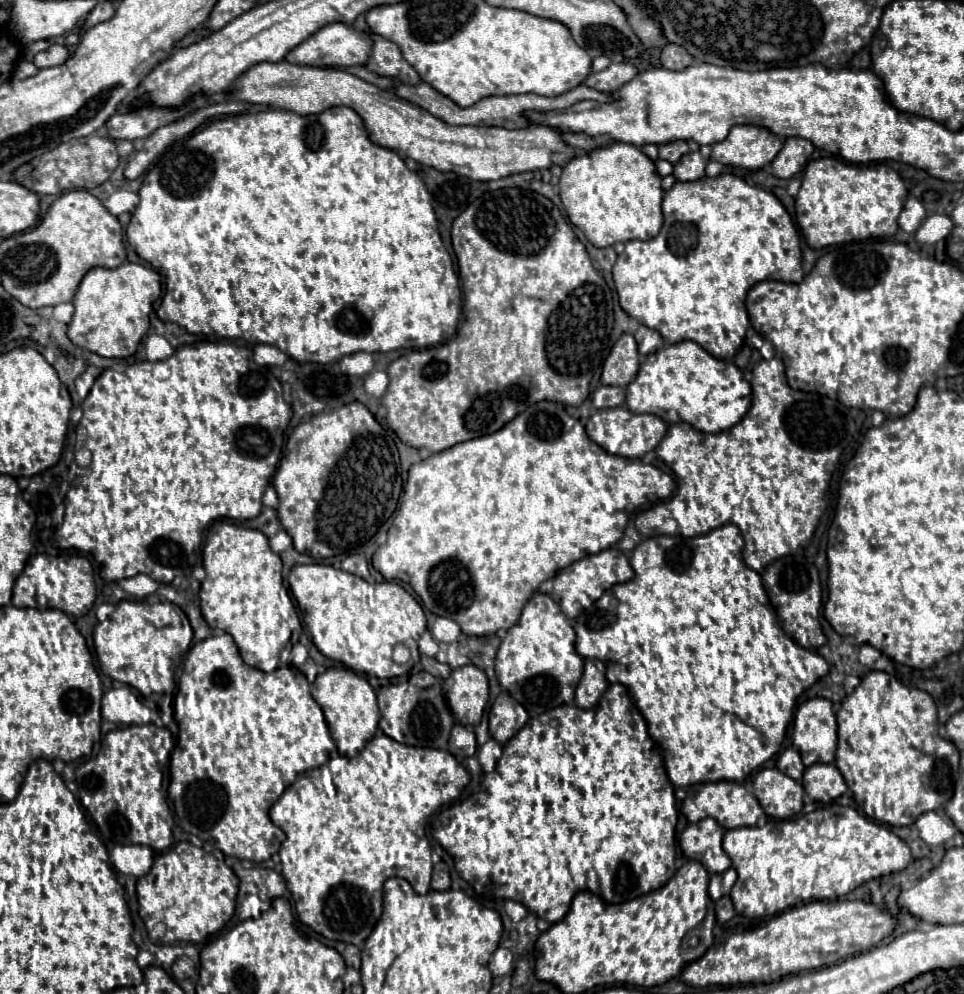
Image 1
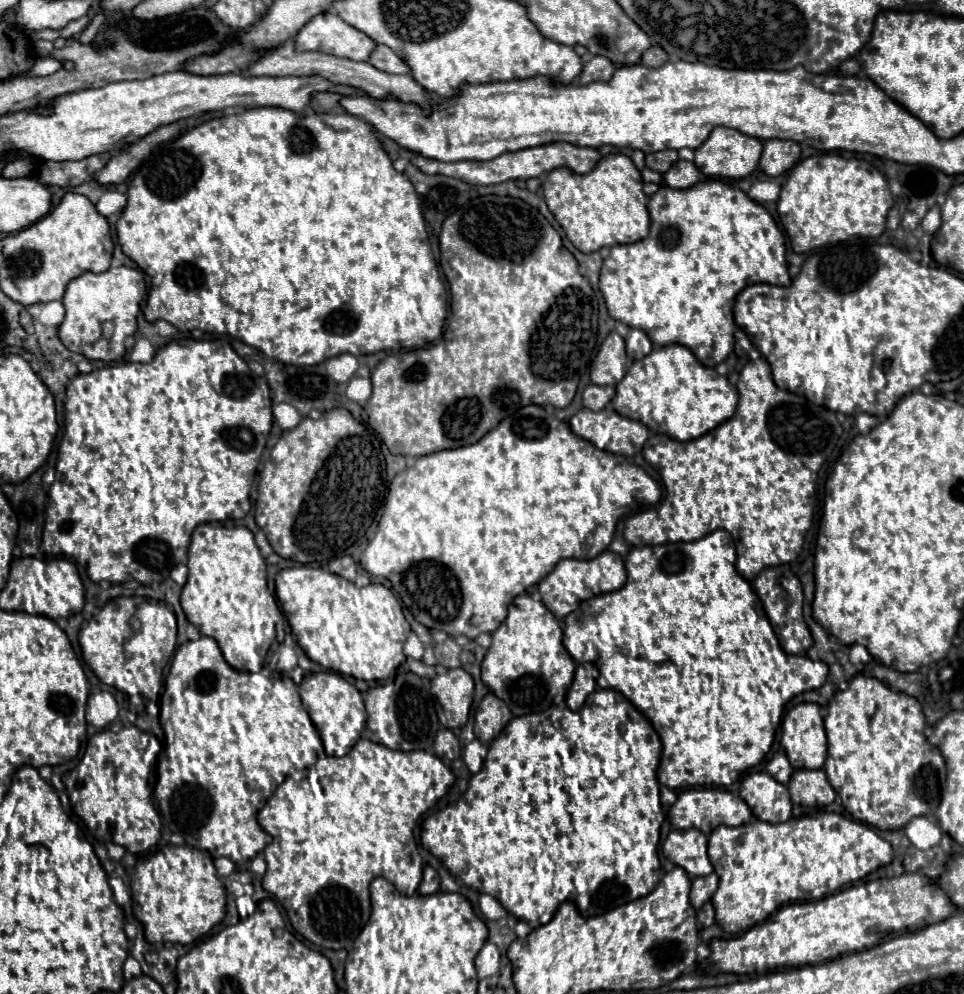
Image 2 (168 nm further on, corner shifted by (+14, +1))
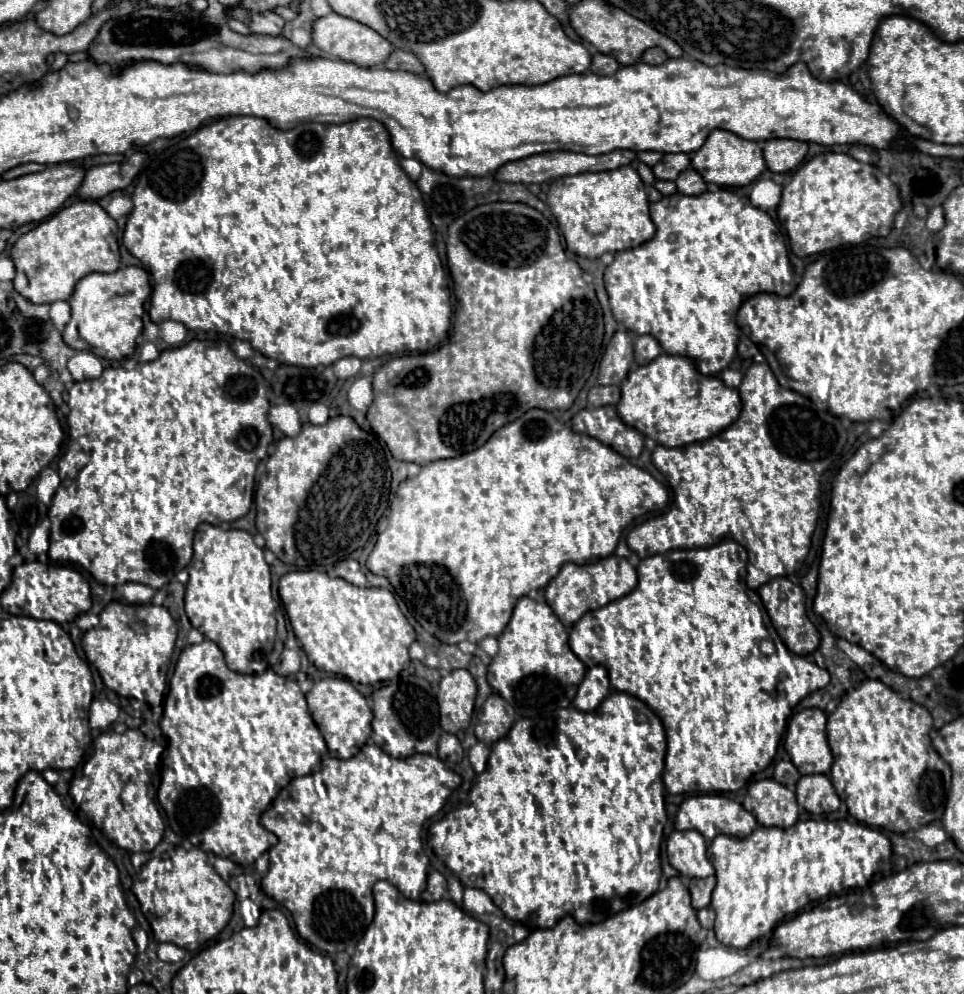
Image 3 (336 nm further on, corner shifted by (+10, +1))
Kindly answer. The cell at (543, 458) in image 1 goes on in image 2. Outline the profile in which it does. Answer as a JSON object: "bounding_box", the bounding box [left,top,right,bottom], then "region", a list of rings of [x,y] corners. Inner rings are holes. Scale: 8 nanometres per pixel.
{"bounding_box":[360,405,662,639],"region":[[[526,405],[512,417],[506,417],[504,421],[500,421],[500,425],[496,429],[492,429],[490,433],[486,433],[478,443],[466,445],[460,449],[444,449],[444,451],[436,451],[436,453],[418,457],[412,467],[400,471],[390,483],[384,513],[378,523],[378,533],[368,543],[366,551],[362,553],[360,565],[374,577],[386,577],[392,583],[392,587],[396,589],[396,593],[400,595],[400,599],[404,601],[404,605],[416,617],[416,621],[420,621],[424,627],[446,631],[452,637],[462,633],[468,639],[476,639],[480,633],[496,631],[498,625],[504,621],[506,609],[512,603],[512,599],[516,595],[524,593],[528,587],[540,583],[556,567],[558,561],[568,559],[568,557],[592,559],[592,557],[600,555],[602,551],[608,549],[614,529],[616,529],[616,523],[628,509],[636,509],[642,505],[652,507],[660,501],[660,497],[662,497],[662,487],[642,467],[622,461],[622,457],[612,455],[608,451],[596,449],[592,443],[574,435],[572,429],[568,427],[568,423],[546,413],[544,407]]]}

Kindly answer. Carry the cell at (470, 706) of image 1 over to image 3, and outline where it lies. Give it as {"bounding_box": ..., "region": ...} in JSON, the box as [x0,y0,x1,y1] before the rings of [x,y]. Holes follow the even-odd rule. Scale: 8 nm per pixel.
{"bounding_box":[436,669,476,733],"region":[[[458,669],[442,677],[436,697],[438,705],[442,705],[440,725],[444,731],[458,733],[470,725],[476,699],[476,681],[466,669]]]}

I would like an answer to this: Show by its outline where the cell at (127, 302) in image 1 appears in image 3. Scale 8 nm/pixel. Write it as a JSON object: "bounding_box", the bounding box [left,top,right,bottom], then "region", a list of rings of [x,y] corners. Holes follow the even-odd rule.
{"bounding_box":[62,267,150,361],"region":[[[122,267],[114,273],[86,275],[78,281],[70,297],[72,319],[62,333],[64,343],[78,351],[92,351],[108,361],[130,357],[136,347],[136,337],[142,333],[144,303],[150,293],[150,275],[142,267]]]}

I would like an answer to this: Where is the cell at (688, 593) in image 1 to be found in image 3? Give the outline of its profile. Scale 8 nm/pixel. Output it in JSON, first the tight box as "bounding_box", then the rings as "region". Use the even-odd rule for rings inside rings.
{"bounding_box":[570,539,830,795],"region":[[[730,539],[722,541],[718,545],[712,545],[712,547],[704,547],[704,549],[668,551],[664,555],[648,557],[648,559],[640,561],[640,565],[638,565],[638,587],[632,593],[628,593],[626,597],[620,597],[620,599],[596,609],[596,611],[588,611],[570,631],[570,647],[586,667],[604,665],[608,669],[610,685],[616,691],[624,691],[624,693],[630,693],[634,697],[640,697],[662,719],[662,725],[664,725],[664,731],[666,731],[666,741],[668,741],[666,765],[664,765],[662,779],[664,779],[666,789],[672,795],[680,795],[680,793],[690,793],[690,795],[696,795],[696,793],[728,793],[728,791],[742,789],[754,773],[764,771],[770,765],[770,761],[774,759],[780,737],[786,731],[786,723],[792,715],[794,705],[802,697],[806,697],[808,693],[812,693],[816,689],[822,689],[830,683],[828,671],[820,669],[816,663],[810,663],[806,657],[800,657],[800,655],[794,655],[792,651],[788,651],[784,647],[784,643],[780,641],[778,633],[774,631],[774,627],[768,633],[768,621],[764,621],[766,609],[764,609],[758,593],[748,589],[748,585],[746,585],[746,565],[748,565],[746,549],[742,545],[738,545],[736,541],[730,541]],[[764,637],[774,641],[774,645],[776,645],[774,655],[760,653],[760,641]]]}

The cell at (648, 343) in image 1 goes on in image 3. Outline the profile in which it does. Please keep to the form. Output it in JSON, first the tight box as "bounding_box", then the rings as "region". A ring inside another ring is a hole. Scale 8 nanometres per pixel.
{"bounding_box":[634,335,662,365],"region":[[[642,335],[642,337],[636,339],[634,357],[636,357],[636,363],[638,363],[638,365],[650,363],[650,361],[656,359],[660,353],[662,353],[662,349],[660,349],[658,341],[656,341],[652,335]]]}

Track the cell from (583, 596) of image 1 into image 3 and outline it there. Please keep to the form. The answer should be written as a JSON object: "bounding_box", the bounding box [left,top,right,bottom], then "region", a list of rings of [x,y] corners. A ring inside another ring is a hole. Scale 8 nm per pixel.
{"bounding_box":[546,555,636,627],"region":[[[610,555],[590,565],[566,563],[560,573],[546,587],[546,603],[558,615],[564,627],[572,627],[584,613],[594,611],[596,607],[604,607],[610,601],[616,601],[628,595],[636,587],[636,569],[624,557]]]}

